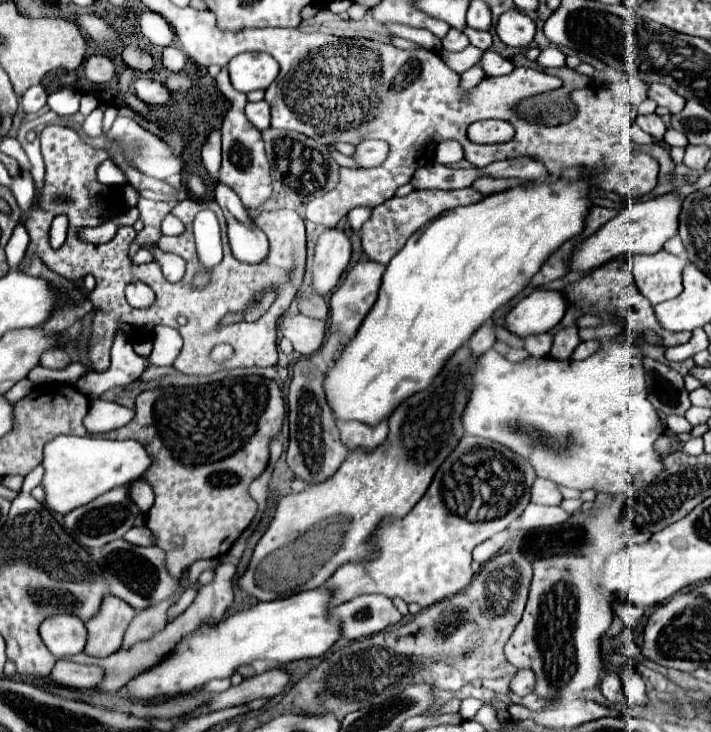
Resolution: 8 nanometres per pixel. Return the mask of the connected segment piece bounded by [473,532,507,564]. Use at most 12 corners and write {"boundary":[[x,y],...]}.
{"boundary":[[501,532],[473,550],[473,560],[485,564],[507,540]]}

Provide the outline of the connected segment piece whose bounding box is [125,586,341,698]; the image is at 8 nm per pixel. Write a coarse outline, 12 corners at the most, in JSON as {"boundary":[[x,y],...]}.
{"boundary":[[325,586],[257,602],[139,674],[129,698],[199,690],[241,664],[325,654]]}

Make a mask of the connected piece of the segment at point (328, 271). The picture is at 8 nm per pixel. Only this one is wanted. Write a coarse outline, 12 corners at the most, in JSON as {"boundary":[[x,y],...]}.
{"boundary":[[325,230],[315,246],[313,290],[329,294],[351,260],[345,230]]}

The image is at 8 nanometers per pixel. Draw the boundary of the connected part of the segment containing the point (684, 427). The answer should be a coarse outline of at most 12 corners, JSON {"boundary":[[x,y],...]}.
{"boundary":[[667,416],[671,432],[689,432],[693,426],[683,416]]}

